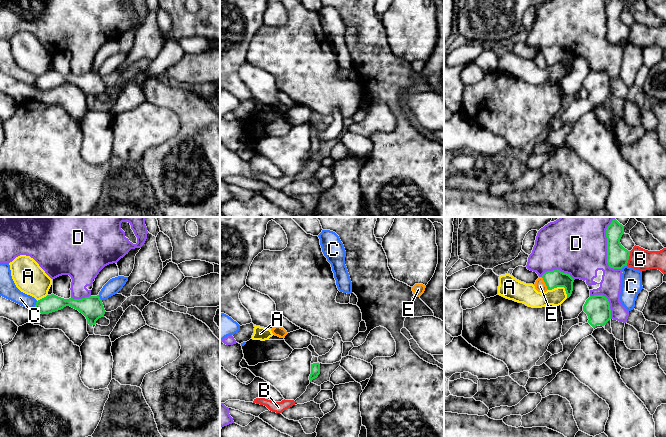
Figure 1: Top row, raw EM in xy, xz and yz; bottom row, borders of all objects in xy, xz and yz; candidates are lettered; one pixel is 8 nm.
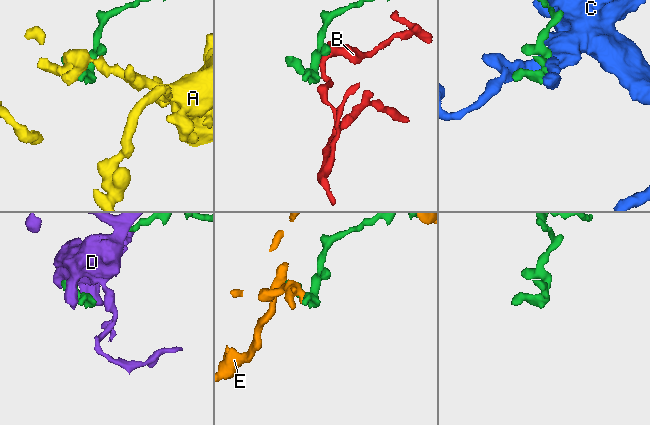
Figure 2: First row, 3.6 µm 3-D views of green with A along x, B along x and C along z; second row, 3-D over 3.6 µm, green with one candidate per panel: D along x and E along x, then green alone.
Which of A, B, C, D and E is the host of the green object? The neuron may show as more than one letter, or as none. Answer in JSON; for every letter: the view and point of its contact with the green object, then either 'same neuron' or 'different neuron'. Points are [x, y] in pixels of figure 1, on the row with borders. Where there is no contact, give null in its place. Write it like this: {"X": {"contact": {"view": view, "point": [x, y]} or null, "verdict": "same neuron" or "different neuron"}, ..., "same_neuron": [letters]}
{"A": {"contact": {"view": "yz", "point": [561, 286]}, "verdict": "different neuron"}, "B": {"contact": {"view": "yz", "point": [628, 258]}, "verdict": "different neuron"}, "C": {"contact": {"view": "xy", "point": [36, 304]}, "verdict": "different neuron"}, "D": {"contact": {"view": "yz", "point": [607, 248]}, "verdict": "different neuron"}, "E": {"contact": {"view": "yz", "point": [545, 283]}, "verdict": "different neuron"}, "same_neuron": []}

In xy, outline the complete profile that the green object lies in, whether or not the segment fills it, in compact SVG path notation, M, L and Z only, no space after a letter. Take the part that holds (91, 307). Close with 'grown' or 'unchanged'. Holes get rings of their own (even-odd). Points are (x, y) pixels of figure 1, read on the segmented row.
M51 294L38 300L34 308L41 314L49 314L61 310L66 306L78 310L86 317L87 332L89 335L94 334L93 326L99 318L104 317L106 312L99 295L89 296L82 299L64 299Z | grown

